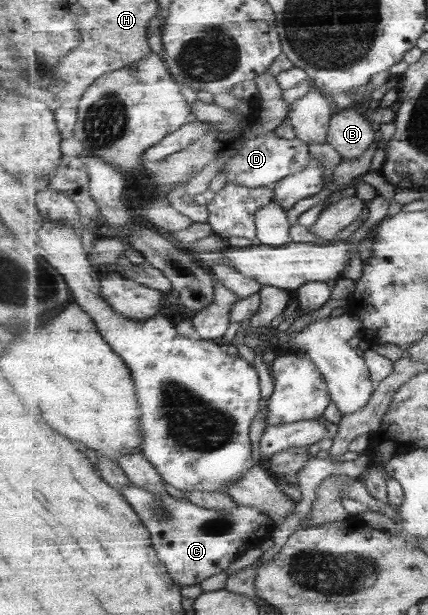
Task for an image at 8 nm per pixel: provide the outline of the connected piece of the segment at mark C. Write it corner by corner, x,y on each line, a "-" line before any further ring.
132,482
122,489
122,494
151,531
153,546
160,560
167,566
174,582
181,586
202,584
213,574
224,572
246,550
264,545
276,530
275,522
263,510
251,506
208,510
184,498
177,500
169,495
152,493

